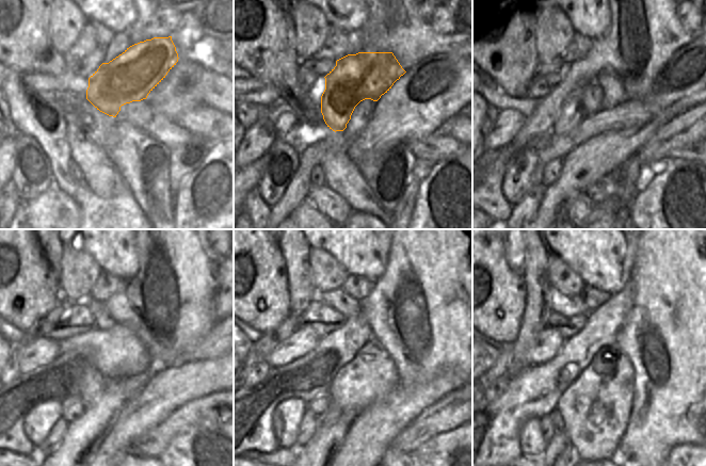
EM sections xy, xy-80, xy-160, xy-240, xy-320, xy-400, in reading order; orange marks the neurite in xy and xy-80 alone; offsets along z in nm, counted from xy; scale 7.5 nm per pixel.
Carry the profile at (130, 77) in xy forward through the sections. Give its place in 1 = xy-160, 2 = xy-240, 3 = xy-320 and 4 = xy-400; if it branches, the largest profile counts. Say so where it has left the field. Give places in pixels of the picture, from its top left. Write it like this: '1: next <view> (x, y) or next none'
1: next xy-160 (572, 113)
2: next xy-240 (93, 383)
3: next xy-320 (332, 413)
4: next xy-400 (557, 446)

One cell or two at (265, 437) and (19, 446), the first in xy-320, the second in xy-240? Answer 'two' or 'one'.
one

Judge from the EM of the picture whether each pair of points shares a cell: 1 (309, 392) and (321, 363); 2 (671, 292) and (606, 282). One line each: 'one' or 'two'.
1: one
2: two

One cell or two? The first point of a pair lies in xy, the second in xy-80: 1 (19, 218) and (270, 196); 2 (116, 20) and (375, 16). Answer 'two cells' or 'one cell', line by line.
1: two cells
2: two cells

